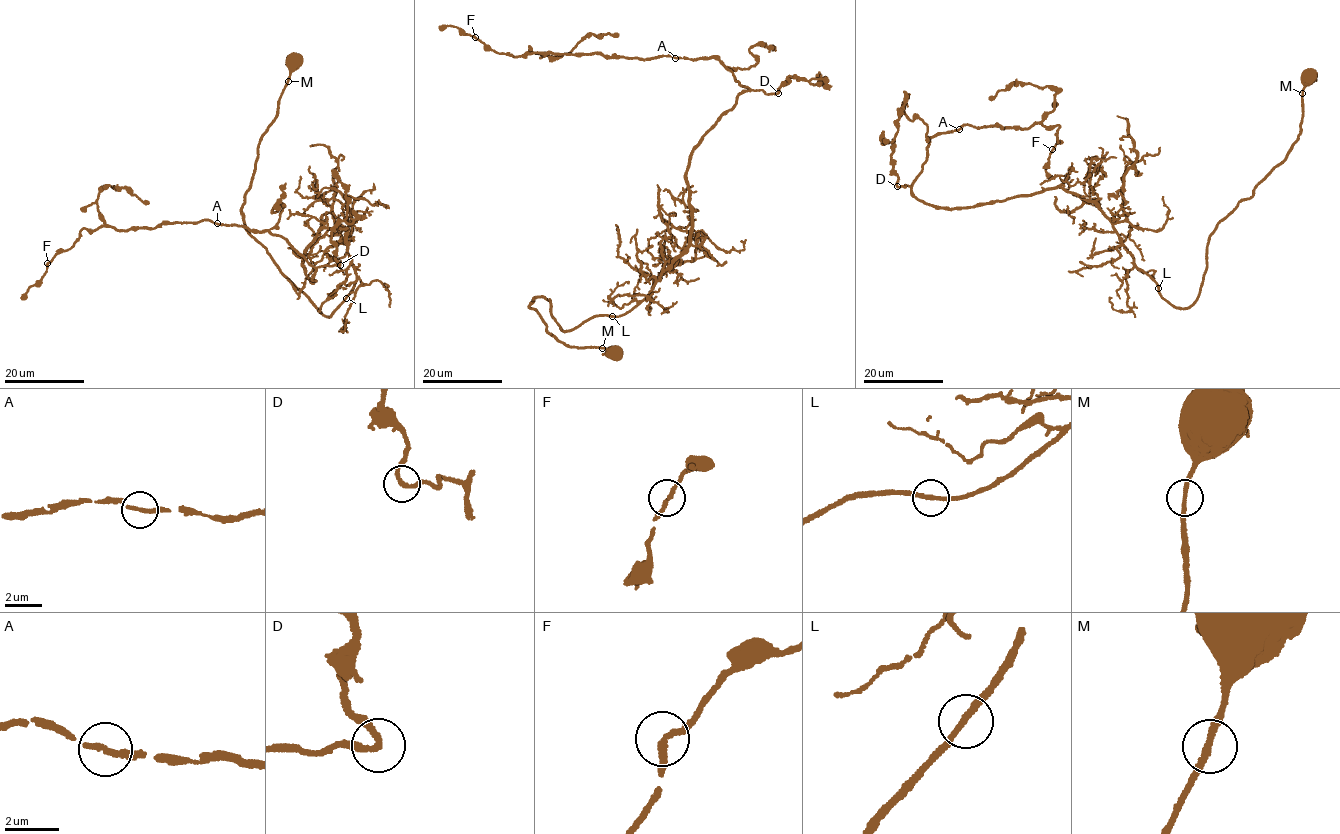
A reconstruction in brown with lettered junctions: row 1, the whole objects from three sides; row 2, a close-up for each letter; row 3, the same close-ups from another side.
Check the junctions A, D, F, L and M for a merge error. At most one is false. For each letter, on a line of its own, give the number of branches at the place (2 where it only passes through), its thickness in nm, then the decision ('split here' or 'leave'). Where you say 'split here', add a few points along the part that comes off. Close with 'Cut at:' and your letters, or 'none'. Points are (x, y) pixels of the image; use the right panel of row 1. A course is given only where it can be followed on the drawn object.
A: 2 | 200 nm | leave
D: 2 | 200 nm | leave
F: 2 | 200 nm | leave
L: 2 | 200 nm | leave
M: 2 | 220 nm | leave
Cut at: none

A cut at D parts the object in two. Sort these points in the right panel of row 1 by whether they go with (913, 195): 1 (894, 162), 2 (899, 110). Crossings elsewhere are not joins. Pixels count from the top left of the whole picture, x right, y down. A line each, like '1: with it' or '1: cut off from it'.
1: cut off from it
2: cut off from it

